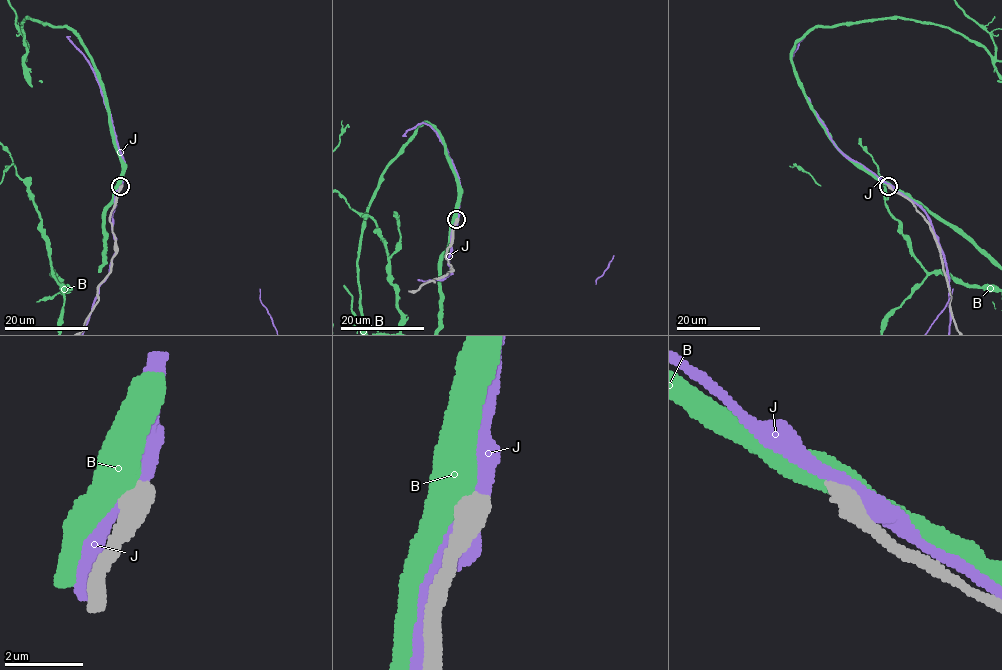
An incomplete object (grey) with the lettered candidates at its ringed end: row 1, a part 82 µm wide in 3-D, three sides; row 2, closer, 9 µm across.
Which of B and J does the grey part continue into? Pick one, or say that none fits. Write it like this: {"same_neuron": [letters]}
{"same_neuron": []}

